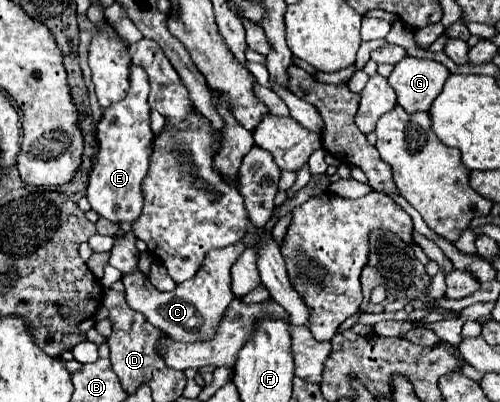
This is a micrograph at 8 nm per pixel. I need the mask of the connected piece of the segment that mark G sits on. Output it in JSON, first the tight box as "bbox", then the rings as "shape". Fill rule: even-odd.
{"bbox":[389,56,449,112],"shape":[[[405,56],[395,64],[389,84],[397,92],[397,104],[407,112],[429,110],[449,78],[447,66],[427,58]]]}

